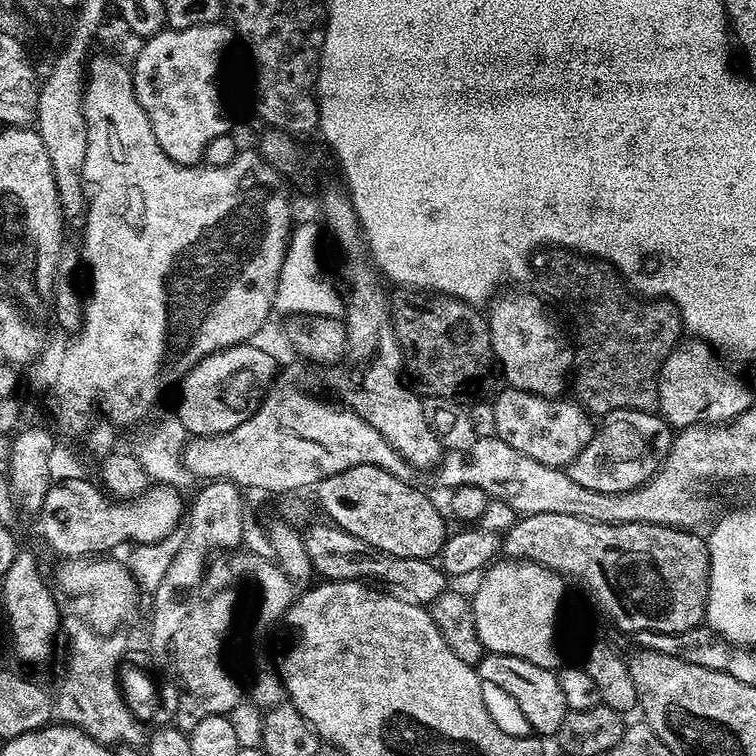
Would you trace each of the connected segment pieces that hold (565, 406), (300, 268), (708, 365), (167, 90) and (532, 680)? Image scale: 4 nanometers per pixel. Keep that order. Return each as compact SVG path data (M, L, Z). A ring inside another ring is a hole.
M510 387L503 391L491 401L496 421L495 436L506 442L506 446L522 450L526 458L542 462L542 466L567 469L590 442L594 431L593 417L572 398L535 396Z
M297 223L293 227L292 235L288 238L288 249L284 255L284 262L278 286L276 287L275 311L288 312L294 316L334 316L339 317L345 311L346 304L342 299L342 292L332 285L330 277L324 273L320 265L320 232L312 224Z
M695 338L677 344L675 350L664 359L658 378L658 412L673 429L692 428L696 424L727 424L747 412L754 403L751 390L742 381L735 380L720 365L719 359L721 357L710 345Z
M224 22L190 26L190 30L174 30L173 28L165 27L164 31L155 32L155 34L147 37L141 44L144 45L141 46L140 53L136 56L136 61L131 61L130 64L132 88L136 91L136 101L142 106L142 110L146 110L146 114L152 123L154 138L158 138L158 146L162 146L164 153L175 164L199 165L204 159L204 150L209 146L210 142L219 135L226 135L230 132L230 127L228 127L228 108L224 105L224 59L228 56L228 47L234 44L233 29Z
M488 652L480 659L479 664L475 665L475 670L485 685L493 684L494 687L501 688L516 703L517 710L524 715L525 722L533 728L529 729L537 737L555 737L556 731L562 726L562 718L566 718L568 707L553 669L534 666L534 662L526 662L526 658Z

